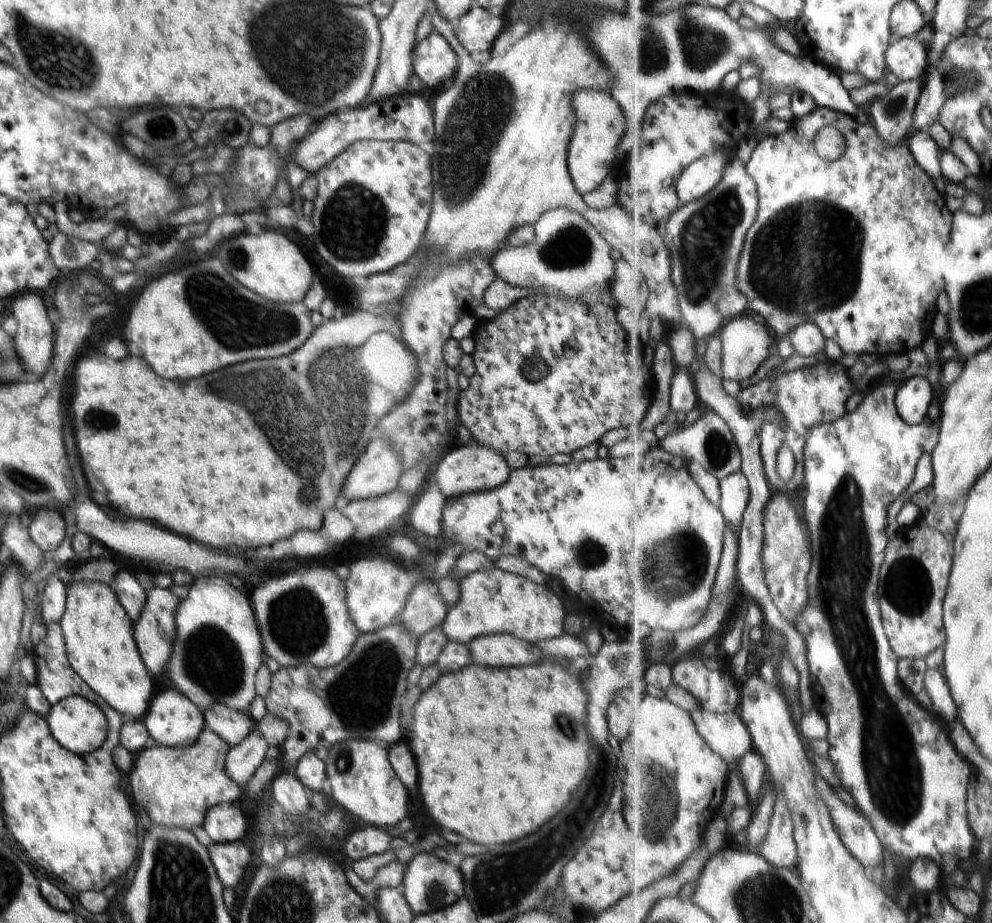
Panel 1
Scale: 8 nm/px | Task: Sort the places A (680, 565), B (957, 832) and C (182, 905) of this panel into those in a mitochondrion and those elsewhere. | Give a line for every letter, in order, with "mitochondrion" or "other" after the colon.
A: mitochondrion
B: other
C: mitochondrion

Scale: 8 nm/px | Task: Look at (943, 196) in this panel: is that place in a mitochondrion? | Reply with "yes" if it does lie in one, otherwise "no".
no

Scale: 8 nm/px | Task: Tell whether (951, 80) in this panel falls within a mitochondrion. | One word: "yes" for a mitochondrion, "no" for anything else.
yes

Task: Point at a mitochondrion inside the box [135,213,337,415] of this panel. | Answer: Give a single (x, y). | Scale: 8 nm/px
(271, 327)

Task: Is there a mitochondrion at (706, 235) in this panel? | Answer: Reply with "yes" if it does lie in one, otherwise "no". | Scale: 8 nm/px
yes

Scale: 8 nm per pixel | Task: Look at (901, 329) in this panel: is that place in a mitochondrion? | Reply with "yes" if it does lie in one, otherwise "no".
no

